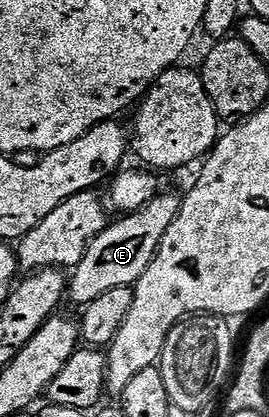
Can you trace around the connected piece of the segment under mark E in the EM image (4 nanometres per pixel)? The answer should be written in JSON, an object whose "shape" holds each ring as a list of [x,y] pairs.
{"shape":[[[164,192],[156,195],[145,207],[136,213],[120,216],[119,221],[112,220],[91,246],[85,251],[81,263],[76,265],[69,277],[69,301],[78,307],[85,307],[97,299],[97,295],[105,295],[105,291],[113,291],[113,287],[131,287],[145,275],[155,252],[161,247],[161,239],[165,231],[177,219],[180,198]]]}

